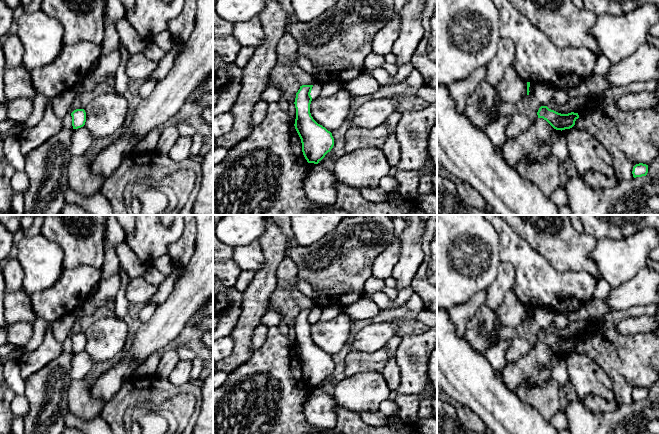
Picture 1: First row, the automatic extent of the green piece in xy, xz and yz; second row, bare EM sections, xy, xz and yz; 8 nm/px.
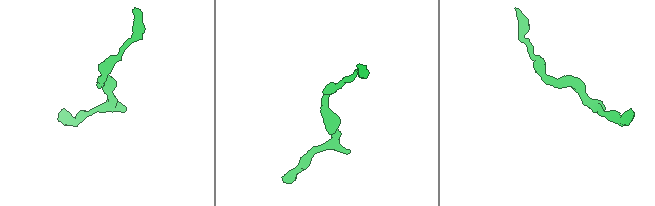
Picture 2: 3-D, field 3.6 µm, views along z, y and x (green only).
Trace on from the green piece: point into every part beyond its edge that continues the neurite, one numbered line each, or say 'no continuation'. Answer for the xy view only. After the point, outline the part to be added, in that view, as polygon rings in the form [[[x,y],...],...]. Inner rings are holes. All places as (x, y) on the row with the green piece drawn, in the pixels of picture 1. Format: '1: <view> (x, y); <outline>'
no continuation

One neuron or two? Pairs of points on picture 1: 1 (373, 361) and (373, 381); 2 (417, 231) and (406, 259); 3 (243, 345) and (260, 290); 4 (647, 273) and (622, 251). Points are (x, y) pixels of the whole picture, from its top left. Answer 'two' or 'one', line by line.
1: two
2: one
3: one
4: two

